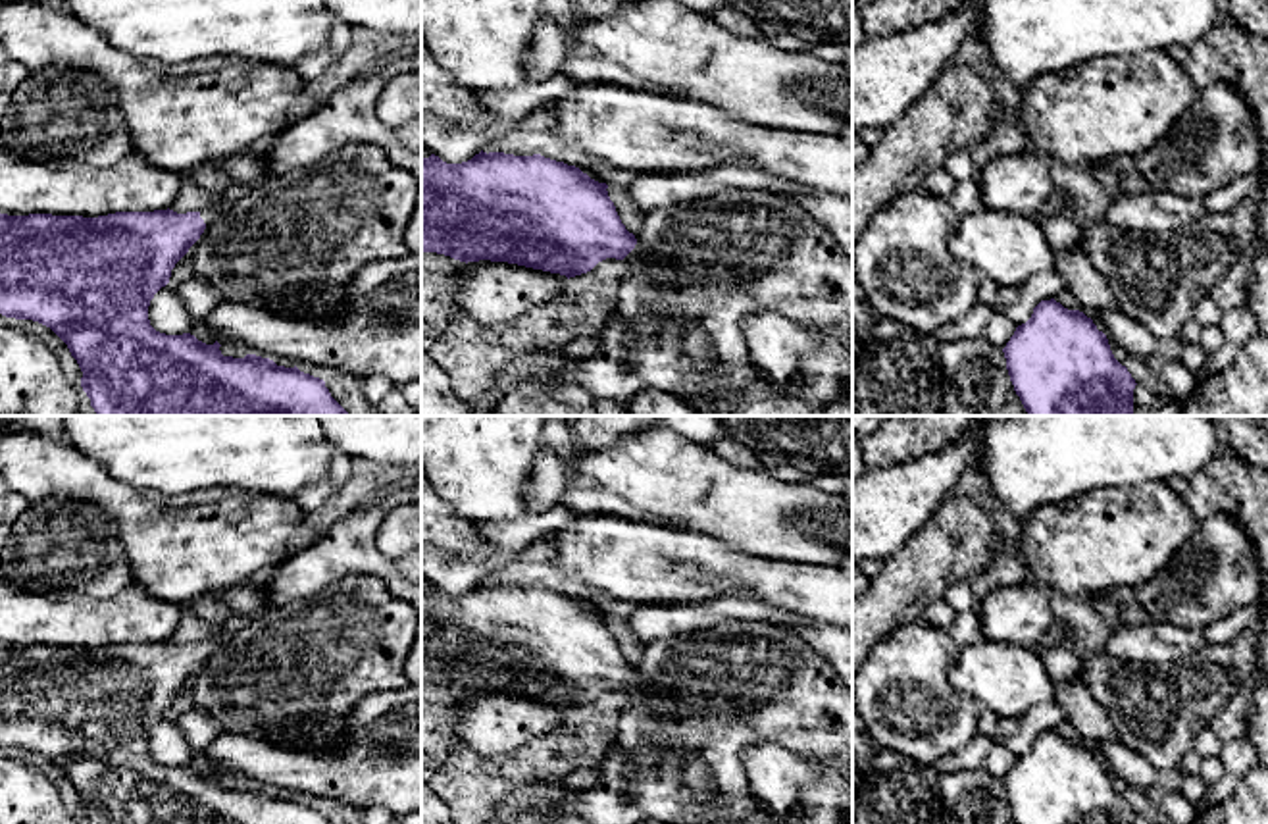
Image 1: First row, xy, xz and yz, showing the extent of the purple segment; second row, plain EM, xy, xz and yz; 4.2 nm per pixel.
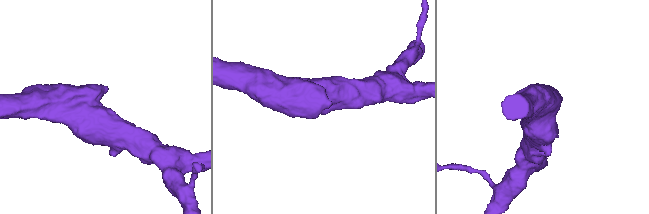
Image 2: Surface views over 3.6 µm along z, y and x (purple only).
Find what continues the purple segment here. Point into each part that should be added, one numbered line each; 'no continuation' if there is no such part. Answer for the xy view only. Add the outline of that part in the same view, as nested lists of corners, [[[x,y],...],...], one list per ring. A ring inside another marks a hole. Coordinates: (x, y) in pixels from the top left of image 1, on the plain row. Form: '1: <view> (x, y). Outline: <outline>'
1: xy (210, 645). Outline: [[[221,628],[217,635],[212,635],[200,643],[200,649],[204,655],[214,655],[217,653],[233,635],[227,635]]]

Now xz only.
1: xz (637, 724). Outline: [[[633,680],[621,691],[621,708],[614,734],[616,745],[621,751],[637,751],[670,728],[672,724],[654,712],[650,695],[645,691],[645,685]]]

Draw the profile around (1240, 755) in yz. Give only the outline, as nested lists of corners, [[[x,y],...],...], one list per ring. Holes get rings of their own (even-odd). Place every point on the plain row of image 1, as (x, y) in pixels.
[[[1241,735],[1224,743],[1220,759],[1226,774],[1222,780],[1208,785],[1206,799],[1195,805],[1197,814],[1226,801],[1226,782],[1237,782],[1255,766],[1256,749],[1245,735]]]

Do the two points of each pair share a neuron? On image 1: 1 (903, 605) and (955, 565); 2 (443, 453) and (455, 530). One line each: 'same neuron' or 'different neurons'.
1: same neuron
2: different neurons

